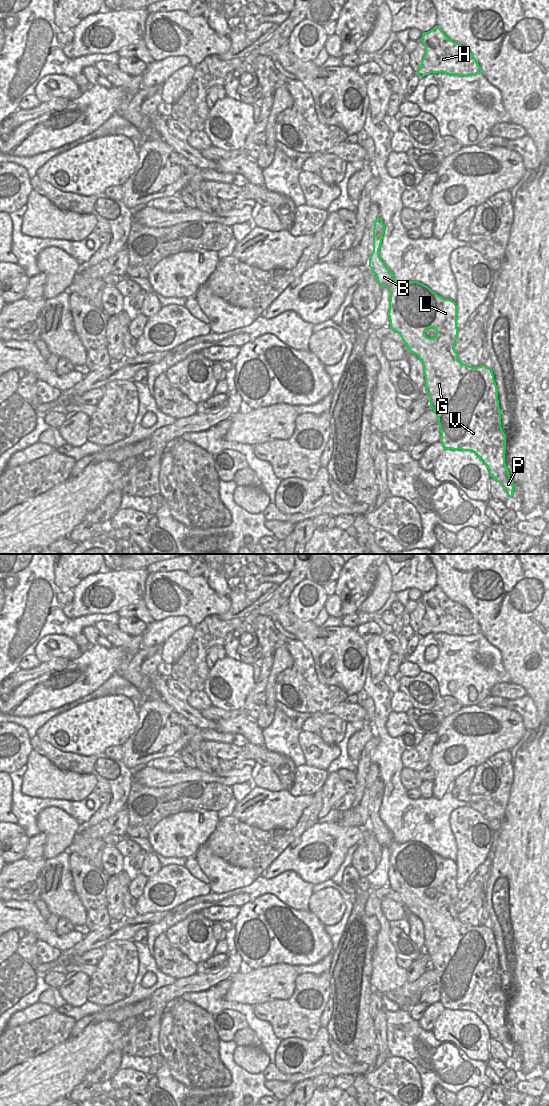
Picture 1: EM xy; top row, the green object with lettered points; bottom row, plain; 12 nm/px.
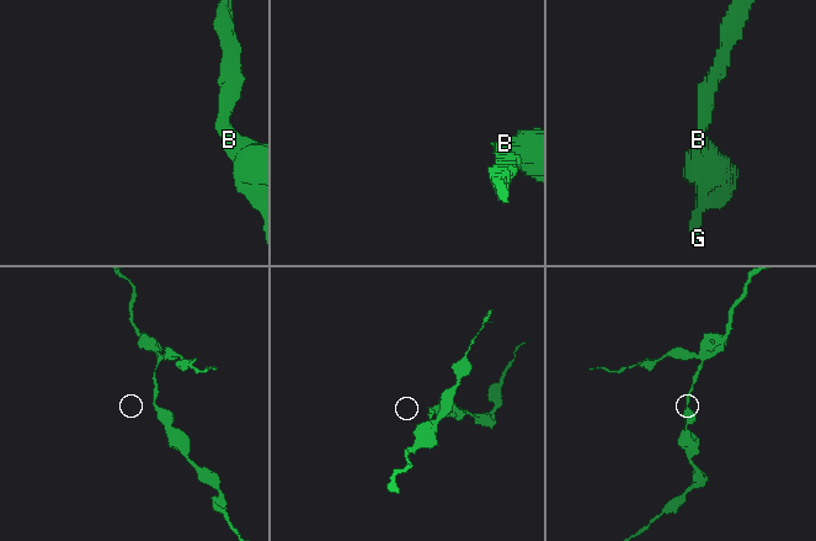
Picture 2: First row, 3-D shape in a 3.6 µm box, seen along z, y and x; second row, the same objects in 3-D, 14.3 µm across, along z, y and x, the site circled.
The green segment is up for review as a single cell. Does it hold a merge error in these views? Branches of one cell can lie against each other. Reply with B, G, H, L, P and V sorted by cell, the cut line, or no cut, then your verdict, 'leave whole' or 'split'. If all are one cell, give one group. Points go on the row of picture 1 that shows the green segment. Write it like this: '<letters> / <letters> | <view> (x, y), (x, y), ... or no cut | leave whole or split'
B G H L P V | no cut | leave whole

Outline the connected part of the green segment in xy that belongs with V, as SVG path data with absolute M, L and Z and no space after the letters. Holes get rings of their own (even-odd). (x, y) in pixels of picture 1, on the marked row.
M377 216L368 266L381 288L387 288L390 292L390 328L401 336L409 351L417 355L423 364L424 390L430 398L429 408L434 410L437 417L440 442L444 449L474 452L488 468L490 477L499 482L512 498L515 485L505 464L506 435L501 427L501 410L493 372L485 365L472 367L458 360L454 349L459 331L455 301L442 298L418 281L400 284L394 280L392 272L379 256L384 232L383 221ZM429 328L436 330L433 338L425 335Z

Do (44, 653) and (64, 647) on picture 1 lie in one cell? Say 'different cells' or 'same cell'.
same cell

